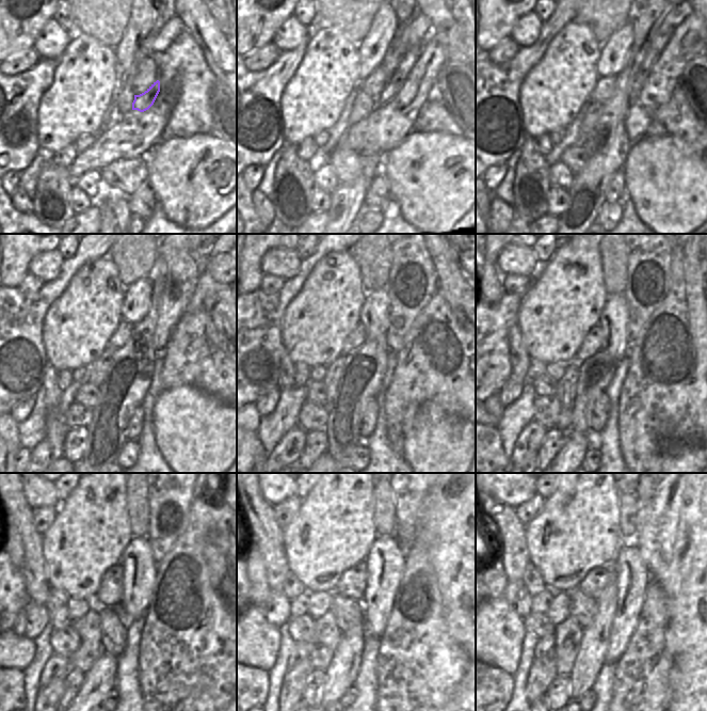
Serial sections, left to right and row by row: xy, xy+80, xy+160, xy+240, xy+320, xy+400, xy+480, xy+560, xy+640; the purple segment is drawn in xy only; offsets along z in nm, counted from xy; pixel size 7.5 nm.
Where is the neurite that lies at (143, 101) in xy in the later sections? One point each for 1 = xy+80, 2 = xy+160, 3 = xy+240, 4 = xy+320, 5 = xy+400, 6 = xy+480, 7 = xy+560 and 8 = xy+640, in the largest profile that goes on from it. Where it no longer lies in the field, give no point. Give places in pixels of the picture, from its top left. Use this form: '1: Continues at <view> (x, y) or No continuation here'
1: Continues at xy+80 (392, 87)
2: Continues at xy+160 (659, 41)
3: Continues at xy+240 (175, 278)
4: Continues at xy+320 (413, 280)
5: Continues at xy+400 (649, 255)
6: Continues at xy+480 (170, 494)
7: Continues at xy+560 (408, 494)
8: Continues at xy+640 (643, 494)

